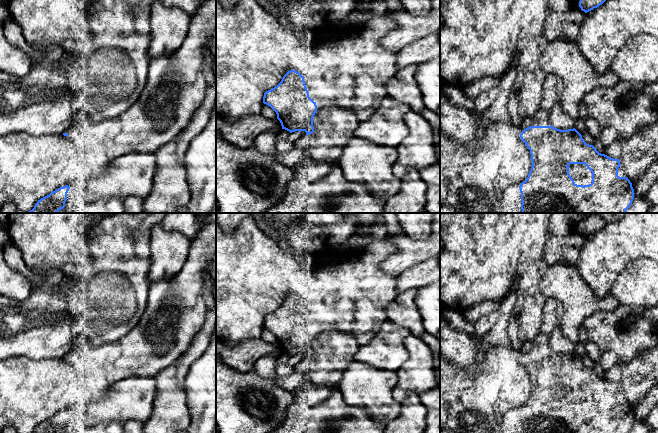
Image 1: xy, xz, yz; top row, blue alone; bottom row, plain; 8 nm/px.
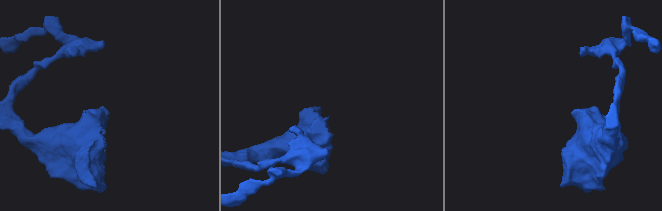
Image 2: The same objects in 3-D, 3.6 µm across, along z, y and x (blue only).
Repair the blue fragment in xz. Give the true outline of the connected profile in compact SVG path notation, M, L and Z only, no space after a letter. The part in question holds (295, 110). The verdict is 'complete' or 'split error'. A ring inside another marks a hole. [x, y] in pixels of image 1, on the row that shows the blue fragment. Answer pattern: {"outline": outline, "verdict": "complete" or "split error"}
{"outline": "M292 69L288 71L277 86L264 93L263 103L270 106L276 112L282 129L290 133L305 131L306 135L314 132L313 117L317 112L317 105L309 97L304 77L299 72Z", "verdict": "complete"}

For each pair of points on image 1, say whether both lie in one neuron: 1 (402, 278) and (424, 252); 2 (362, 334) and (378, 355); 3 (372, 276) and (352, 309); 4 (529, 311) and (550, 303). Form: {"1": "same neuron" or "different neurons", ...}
{"1": "different neurons", "2": "different neurons", "3": "same neuron", "4": "different neurons"}

